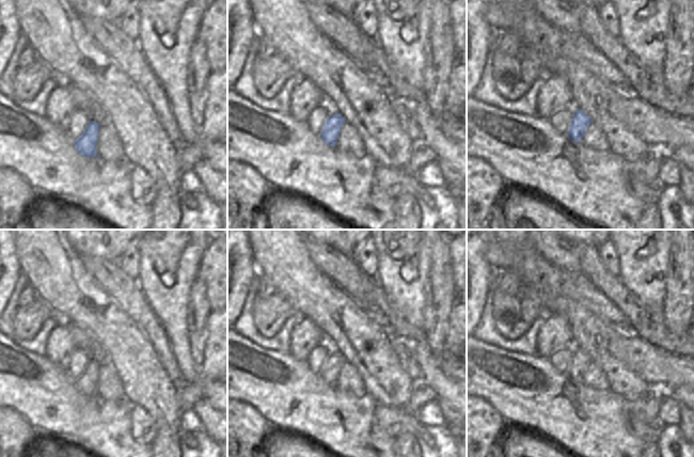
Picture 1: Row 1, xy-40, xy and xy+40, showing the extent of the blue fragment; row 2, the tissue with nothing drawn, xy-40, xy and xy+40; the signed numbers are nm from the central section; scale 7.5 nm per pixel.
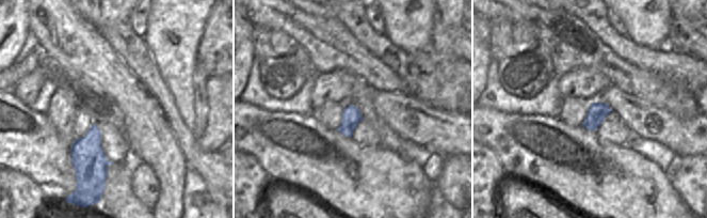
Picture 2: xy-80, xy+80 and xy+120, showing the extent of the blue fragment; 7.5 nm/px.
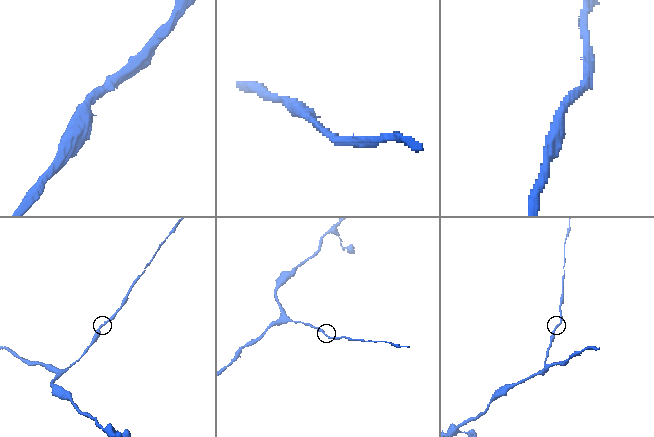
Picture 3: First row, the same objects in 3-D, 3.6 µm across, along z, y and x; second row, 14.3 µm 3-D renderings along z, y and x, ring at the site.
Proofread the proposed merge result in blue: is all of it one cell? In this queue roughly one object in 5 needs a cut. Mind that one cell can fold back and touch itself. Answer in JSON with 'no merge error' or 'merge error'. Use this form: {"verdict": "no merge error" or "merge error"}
{"verdict": "no merge error"}

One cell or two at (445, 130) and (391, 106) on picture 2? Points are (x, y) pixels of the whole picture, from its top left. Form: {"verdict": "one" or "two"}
{"verdict": "one"}

